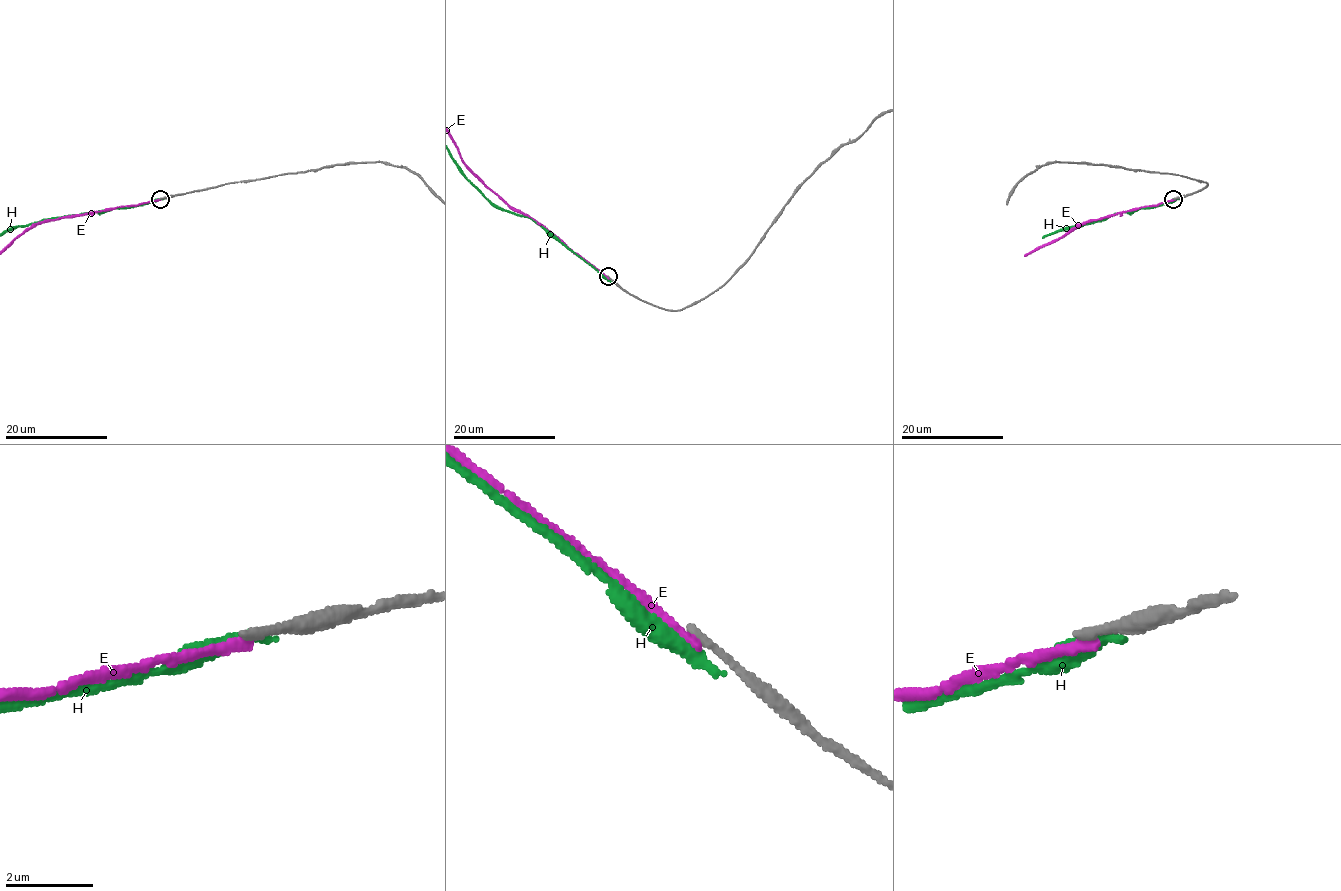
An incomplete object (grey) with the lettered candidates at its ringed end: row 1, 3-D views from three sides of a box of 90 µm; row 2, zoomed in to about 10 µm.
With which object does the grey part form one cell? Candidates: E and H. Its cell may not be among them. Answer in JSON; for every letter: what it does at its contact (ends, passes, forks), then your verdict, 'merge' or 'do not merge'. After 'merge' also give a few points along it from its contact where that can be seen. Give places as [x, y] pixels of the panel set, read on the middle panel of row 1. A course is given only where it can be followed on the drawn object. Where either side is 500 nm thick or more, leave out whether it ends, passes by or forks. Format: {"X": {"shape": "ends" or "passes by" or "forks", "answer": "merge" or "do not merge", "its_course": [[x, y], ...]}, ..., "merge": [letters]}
{"E": {"shape": "ends", "answer": "do not merge"}, "H": {"shape": "ends", "answer": "do not merge"}, "merge": []}

